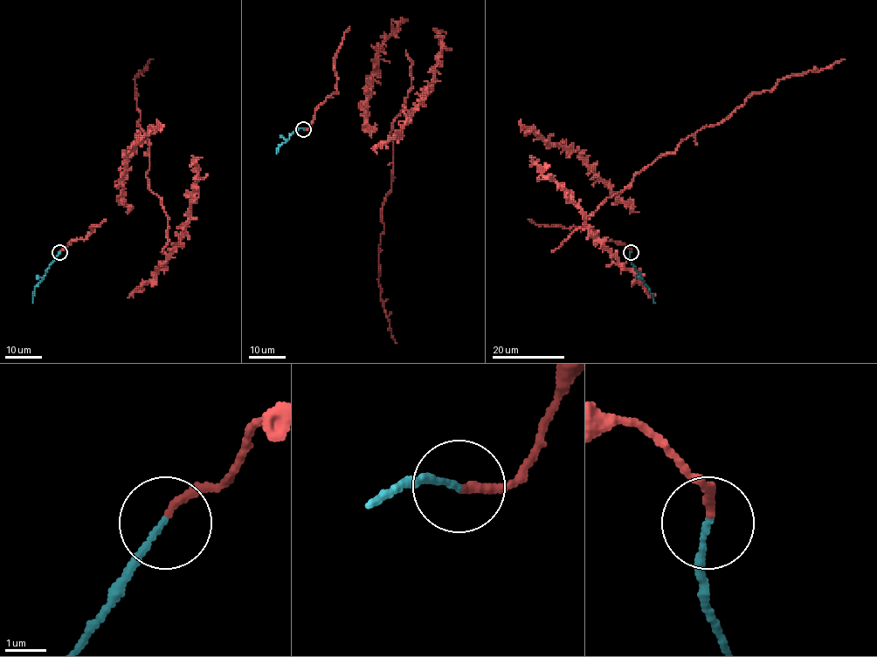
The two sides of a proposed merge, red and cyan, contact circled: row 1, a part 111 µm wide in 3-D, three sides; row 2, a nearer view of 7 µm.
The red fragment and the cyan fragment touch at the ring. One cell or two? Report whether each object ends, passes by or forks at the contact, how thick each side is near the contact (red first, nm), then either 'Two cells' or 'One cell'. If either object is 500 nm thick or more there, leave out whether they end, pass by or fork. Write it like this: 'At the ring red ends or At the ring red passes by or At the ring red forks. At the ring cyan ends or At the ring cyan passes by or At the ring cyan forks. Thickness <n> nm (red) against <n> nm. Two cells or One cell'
At the ring red ends. At the ring cyan ends. Thickness 200 nm (red) against 130 nm. One cell

